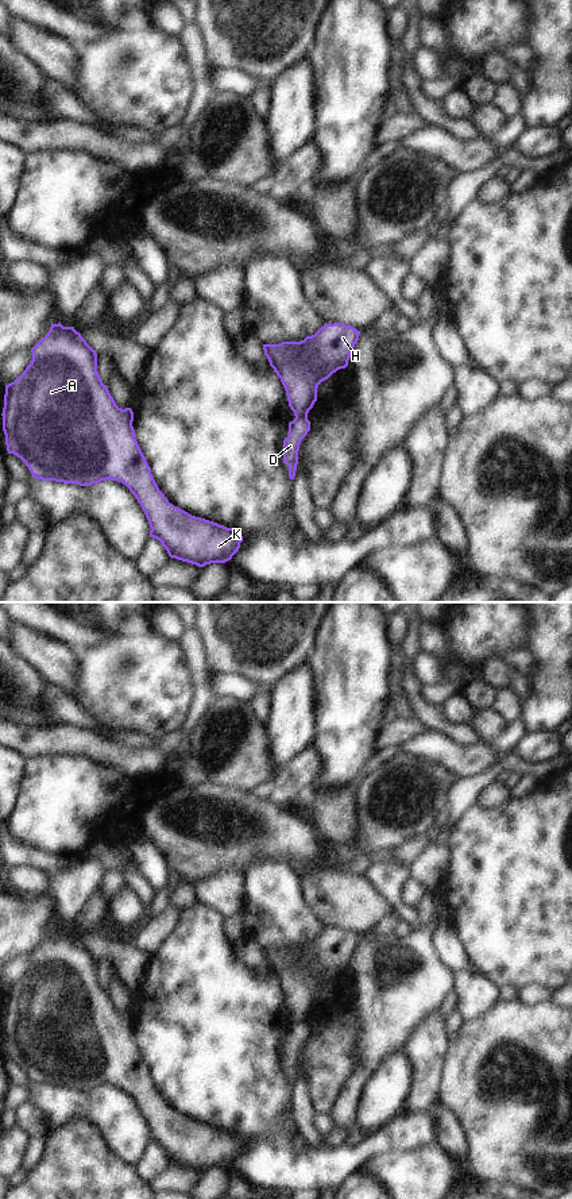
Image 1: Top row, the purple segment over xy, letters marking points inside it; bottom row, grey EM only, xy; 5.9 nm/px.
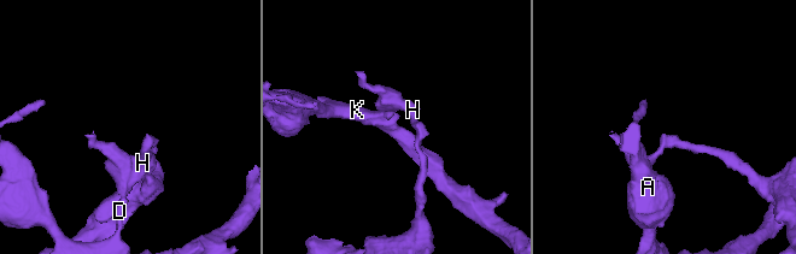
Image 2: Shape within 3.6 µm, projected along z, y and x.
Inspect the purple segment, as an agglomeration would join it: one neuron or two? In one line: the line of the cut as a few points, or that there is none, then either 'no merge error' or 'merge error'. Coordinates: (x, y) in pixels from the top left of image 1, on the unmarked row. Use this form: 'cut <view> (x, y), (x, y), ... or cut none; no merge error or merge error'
cut xy (306, 1021), (296, 1022); merge error

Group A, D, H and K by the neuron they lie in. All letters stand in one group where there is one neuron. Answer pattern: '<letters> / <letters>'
A D K / H

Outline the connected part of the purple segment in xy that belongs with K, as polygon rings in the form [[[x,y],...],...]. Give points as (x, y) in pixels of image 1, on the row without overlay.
[[[53,929],[47,940],[32,953],[32,965],[23,979],[5,990],[3,1013],[3,1036],[8,1059],[20,1063],[32,1083],[90,1091],[101,1086],[119,1086],[125,1090],[140,1109],[148,1129],[150,1141],[159,1145],[170,1163],[204,1172],[210,1168],[225,1168],[239,1156],[243,1141],[236,1133],[196,1122],[169,1107],[159,1095],[151,1073],[135,1044],[134,1017],[116,1010],[107,990],[97,978],[97,959],[74,932]]]

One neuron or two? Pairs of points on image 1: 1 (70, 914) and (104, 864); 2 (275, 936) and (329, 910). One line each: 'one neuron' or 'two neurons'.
1: one neuron
2: two neurons

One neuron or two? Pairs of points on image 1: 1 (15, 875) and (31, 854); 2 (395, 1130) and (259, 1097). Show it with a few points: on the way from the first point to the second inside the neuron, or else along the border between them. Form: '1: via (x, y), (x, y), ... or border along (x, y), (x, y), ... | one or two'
1: border along (14, 866), (35, 866), (49, 875) | two
2: via (356, 1156), (351, 1159), (298, 1159), (275, 1136) | one

